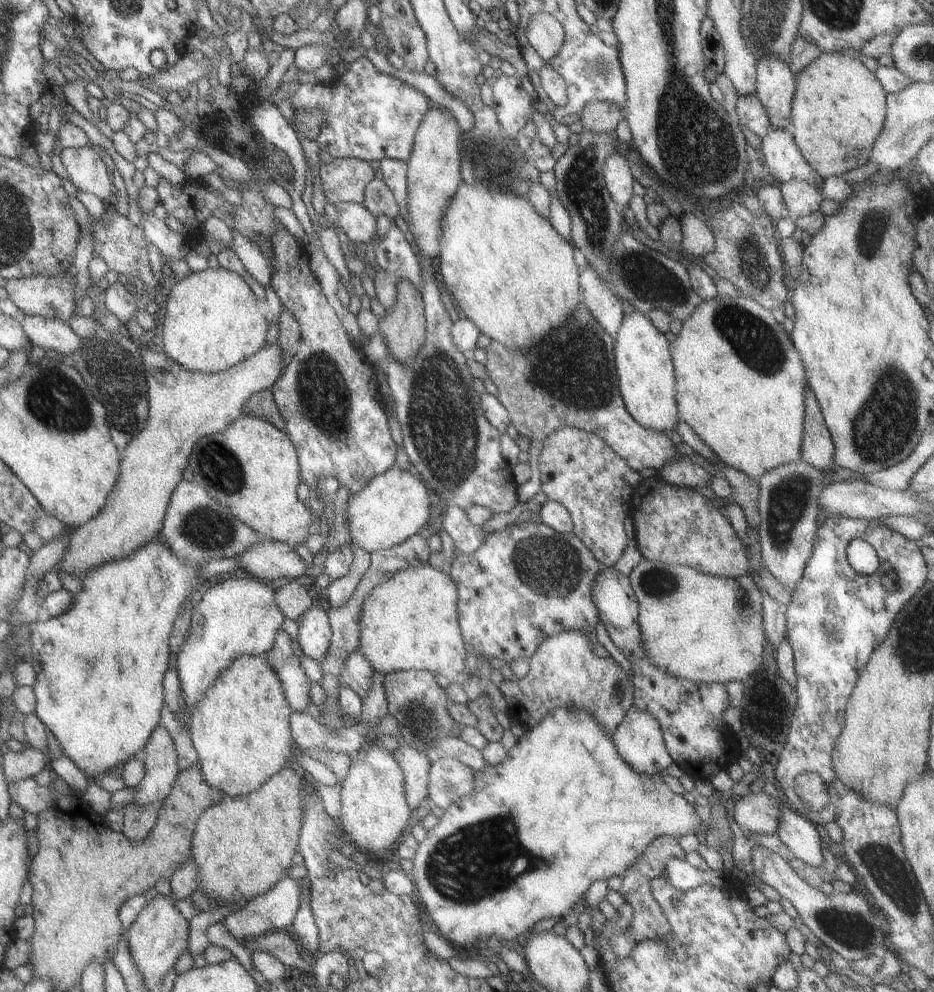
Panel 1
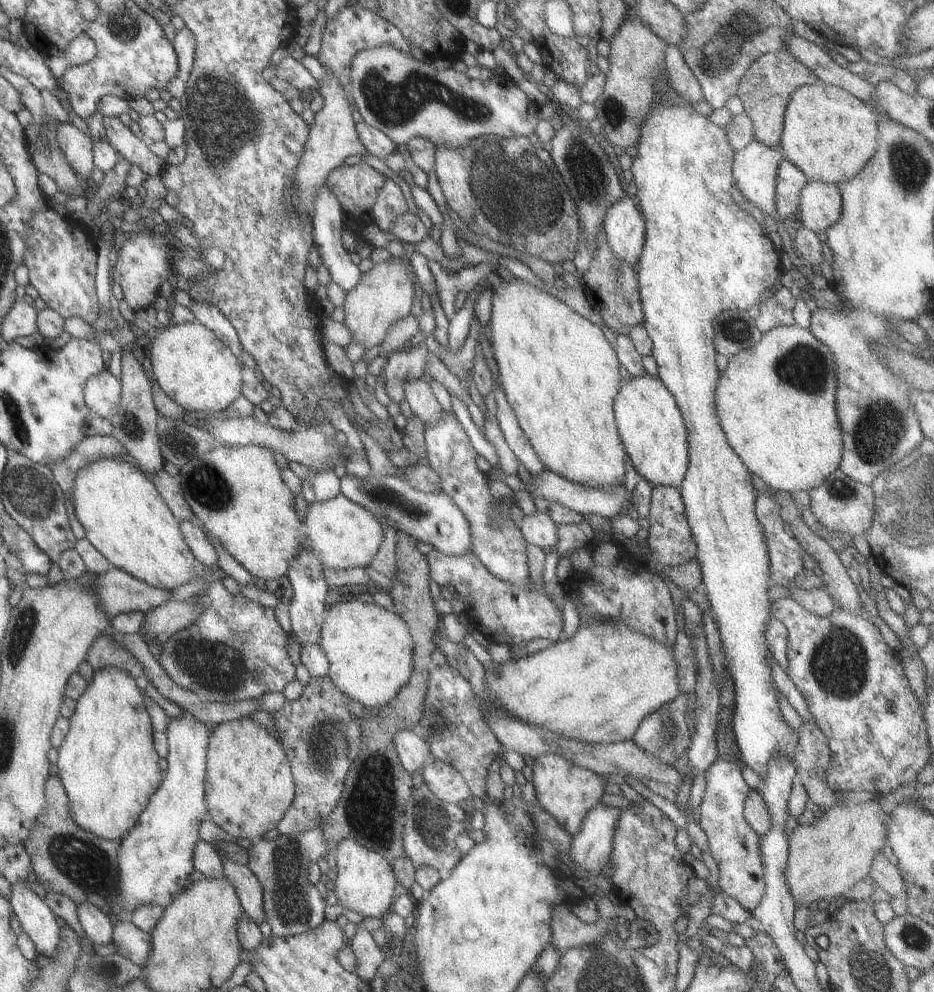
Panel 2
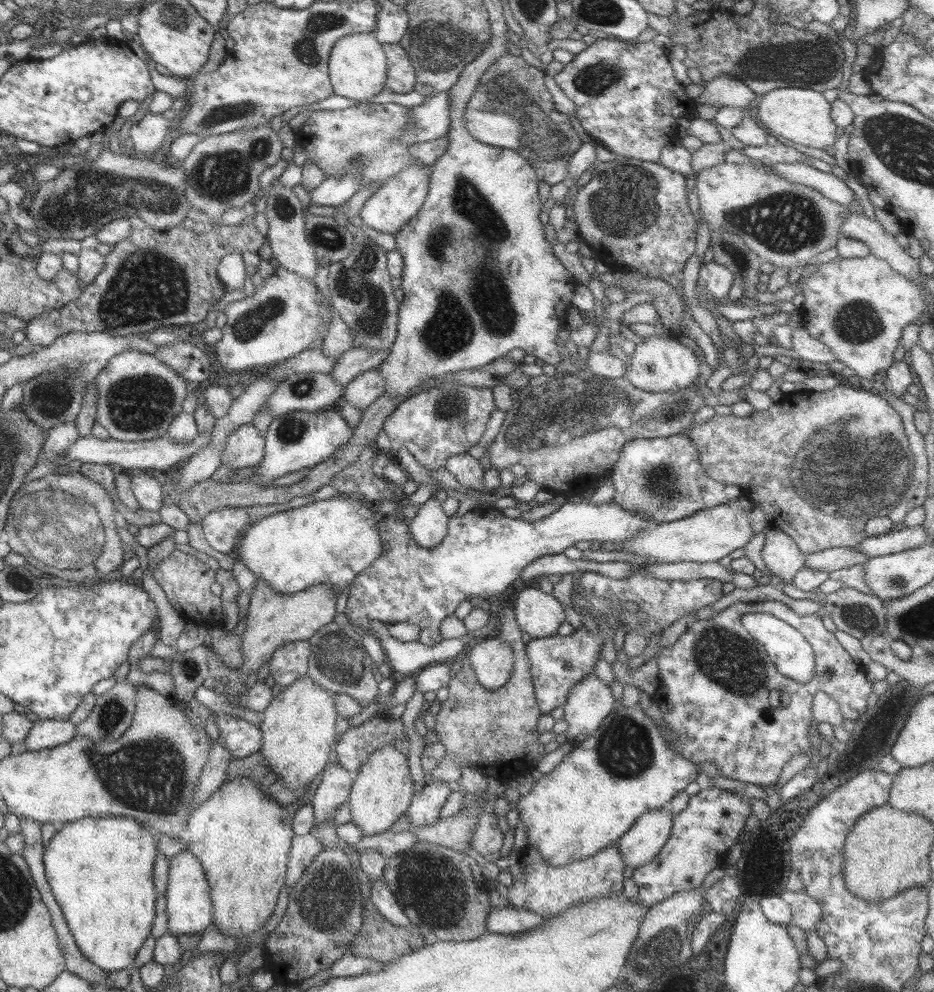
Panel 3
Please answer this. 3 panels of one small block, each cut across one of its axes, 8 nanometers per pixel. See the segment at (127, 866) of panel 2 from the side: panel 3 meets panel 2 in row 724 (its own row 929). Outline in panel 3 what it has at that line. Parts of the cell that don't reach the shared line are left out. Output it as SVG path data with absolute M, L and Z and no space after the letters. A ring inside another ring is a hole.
M183 850L168 859L166 876L165 912L166 932L171 936L200 933L212 924L209 887L199 861L189 851Z

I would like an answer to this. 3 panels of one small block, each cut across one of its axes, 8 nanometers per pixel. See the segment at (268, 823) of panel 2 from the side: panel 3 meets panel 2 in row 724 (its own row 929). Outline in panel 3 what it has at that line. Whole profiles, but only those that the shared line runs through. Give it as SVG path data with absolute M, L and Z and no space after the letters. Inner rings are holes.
M250 778L224 781L207 800L188 814L185 828L178 837L186 842L186 850L202 866L212 904L212 924L221 934L234 938L238 947L247 947L247 937L265 924L275 908L277 894L284 885L293 835L292 820L286 808L267 798Z

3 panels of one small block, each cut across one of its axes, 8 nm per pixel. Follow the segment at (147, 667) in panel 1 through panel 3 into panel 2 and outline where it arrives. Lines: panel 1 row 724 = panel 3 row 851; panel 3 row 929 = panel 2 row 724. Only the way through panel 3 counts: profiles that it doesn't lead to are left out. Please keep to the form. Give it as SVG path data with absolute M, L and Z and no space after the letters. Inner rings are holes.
M113 665L94 670L93 678L87 682L76 700L73 714L68 718L67 734L56 748L55 764L67 796L71 820L85 832L103 840L121 840L135 826L139 814L162 779L157 765L158 756L152 745L153 730L143 704L142 686L141 680Z

